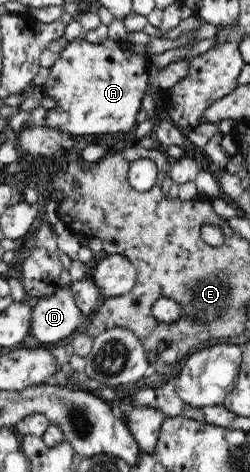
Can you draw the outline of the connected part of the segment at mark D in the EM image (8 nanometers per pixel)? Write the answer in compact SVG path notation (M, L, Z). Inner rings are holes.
M64 286L64 290L52 296L39 297L30 320L30 333L35 340L44 344L54 344L58 340L66 342L85 327L90 316L82 313L72 294L70 286Z

